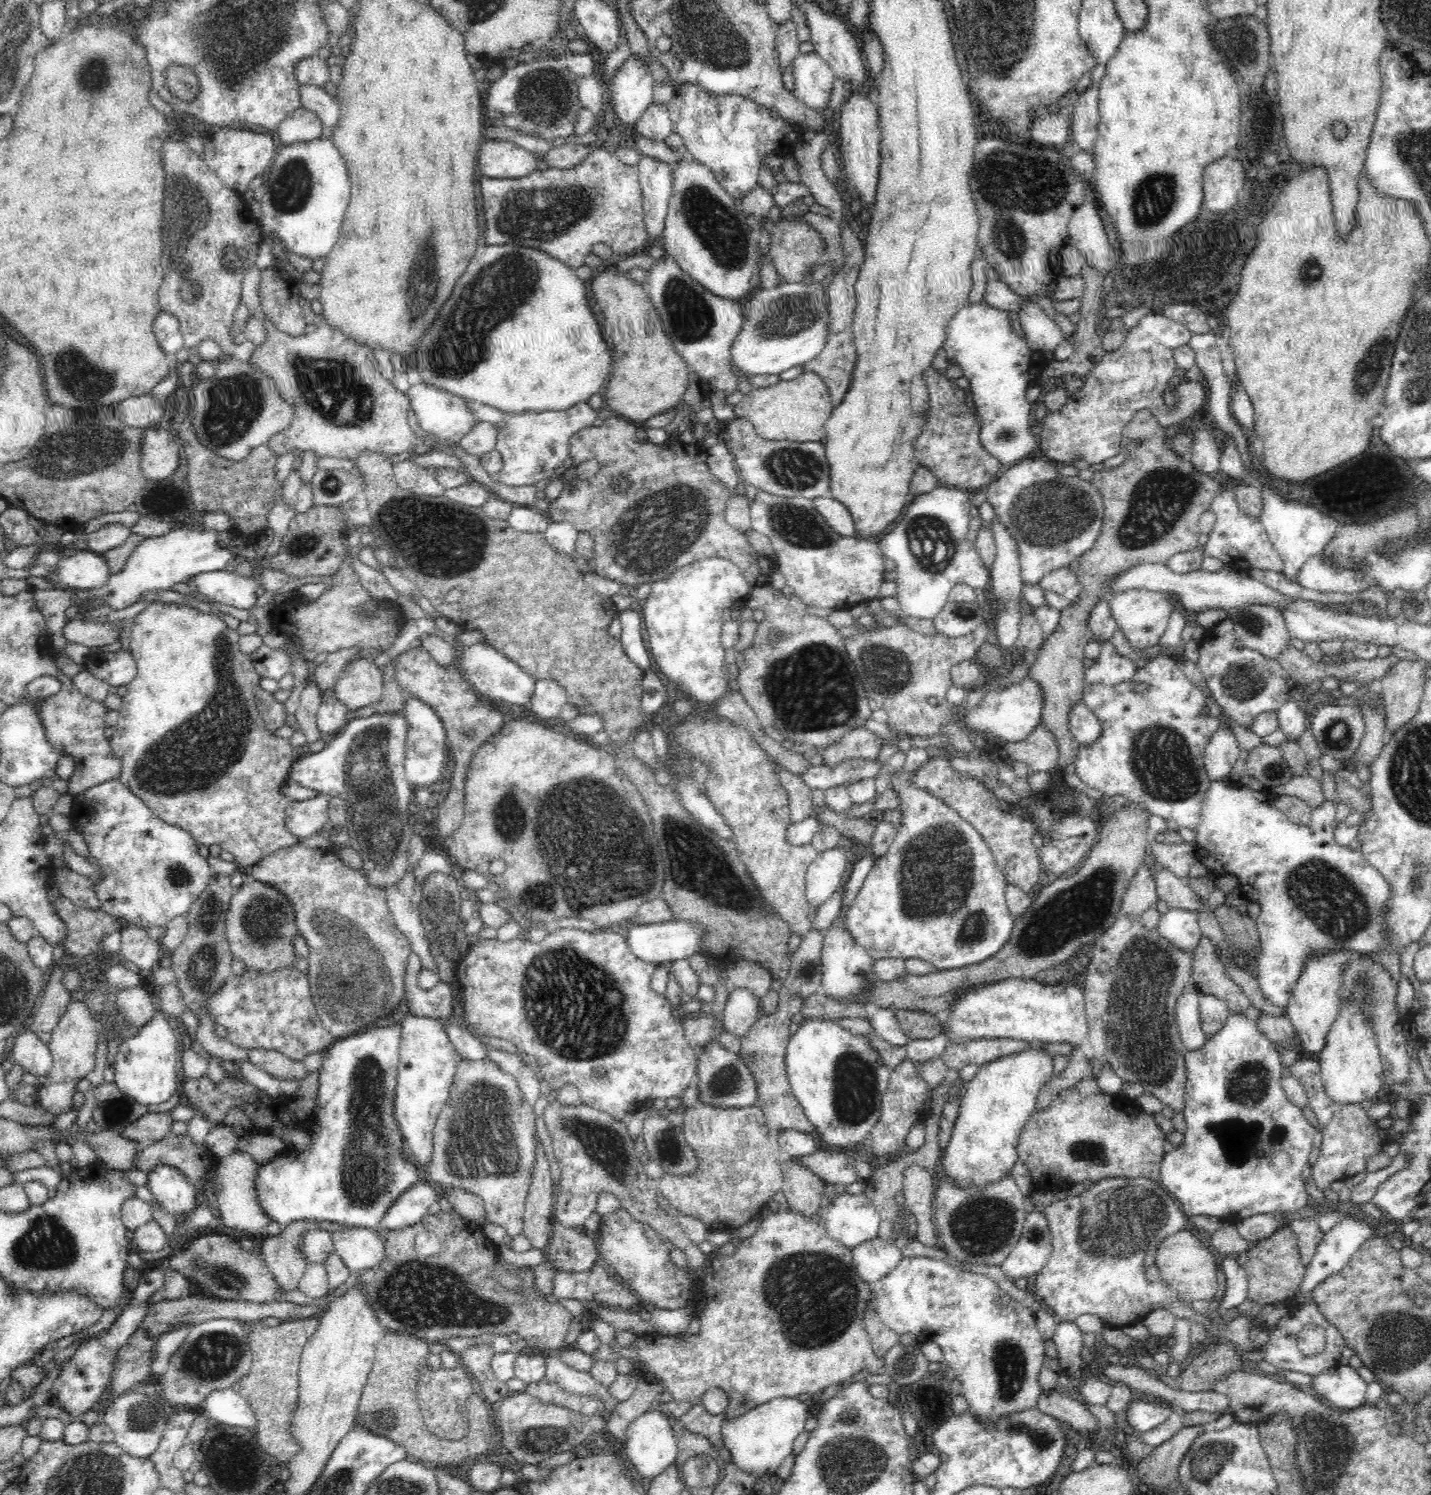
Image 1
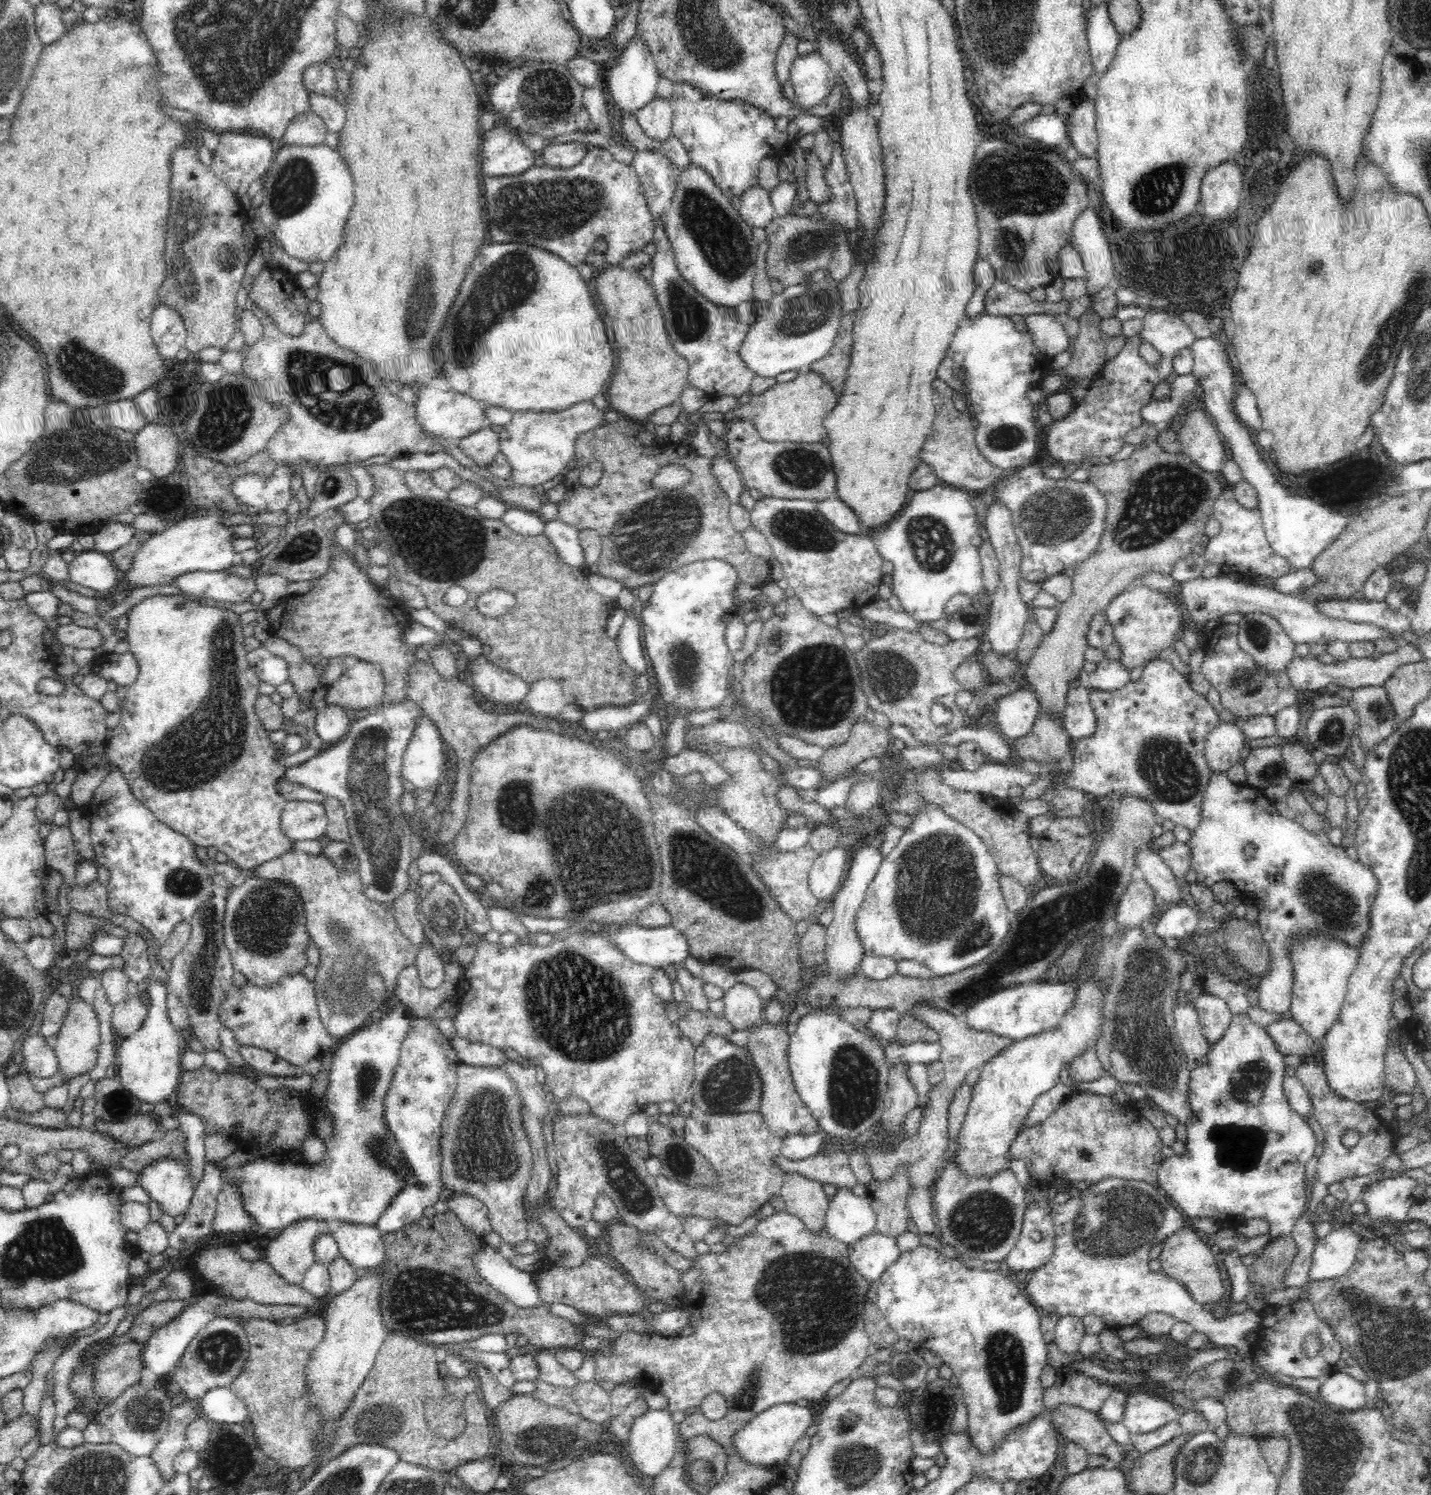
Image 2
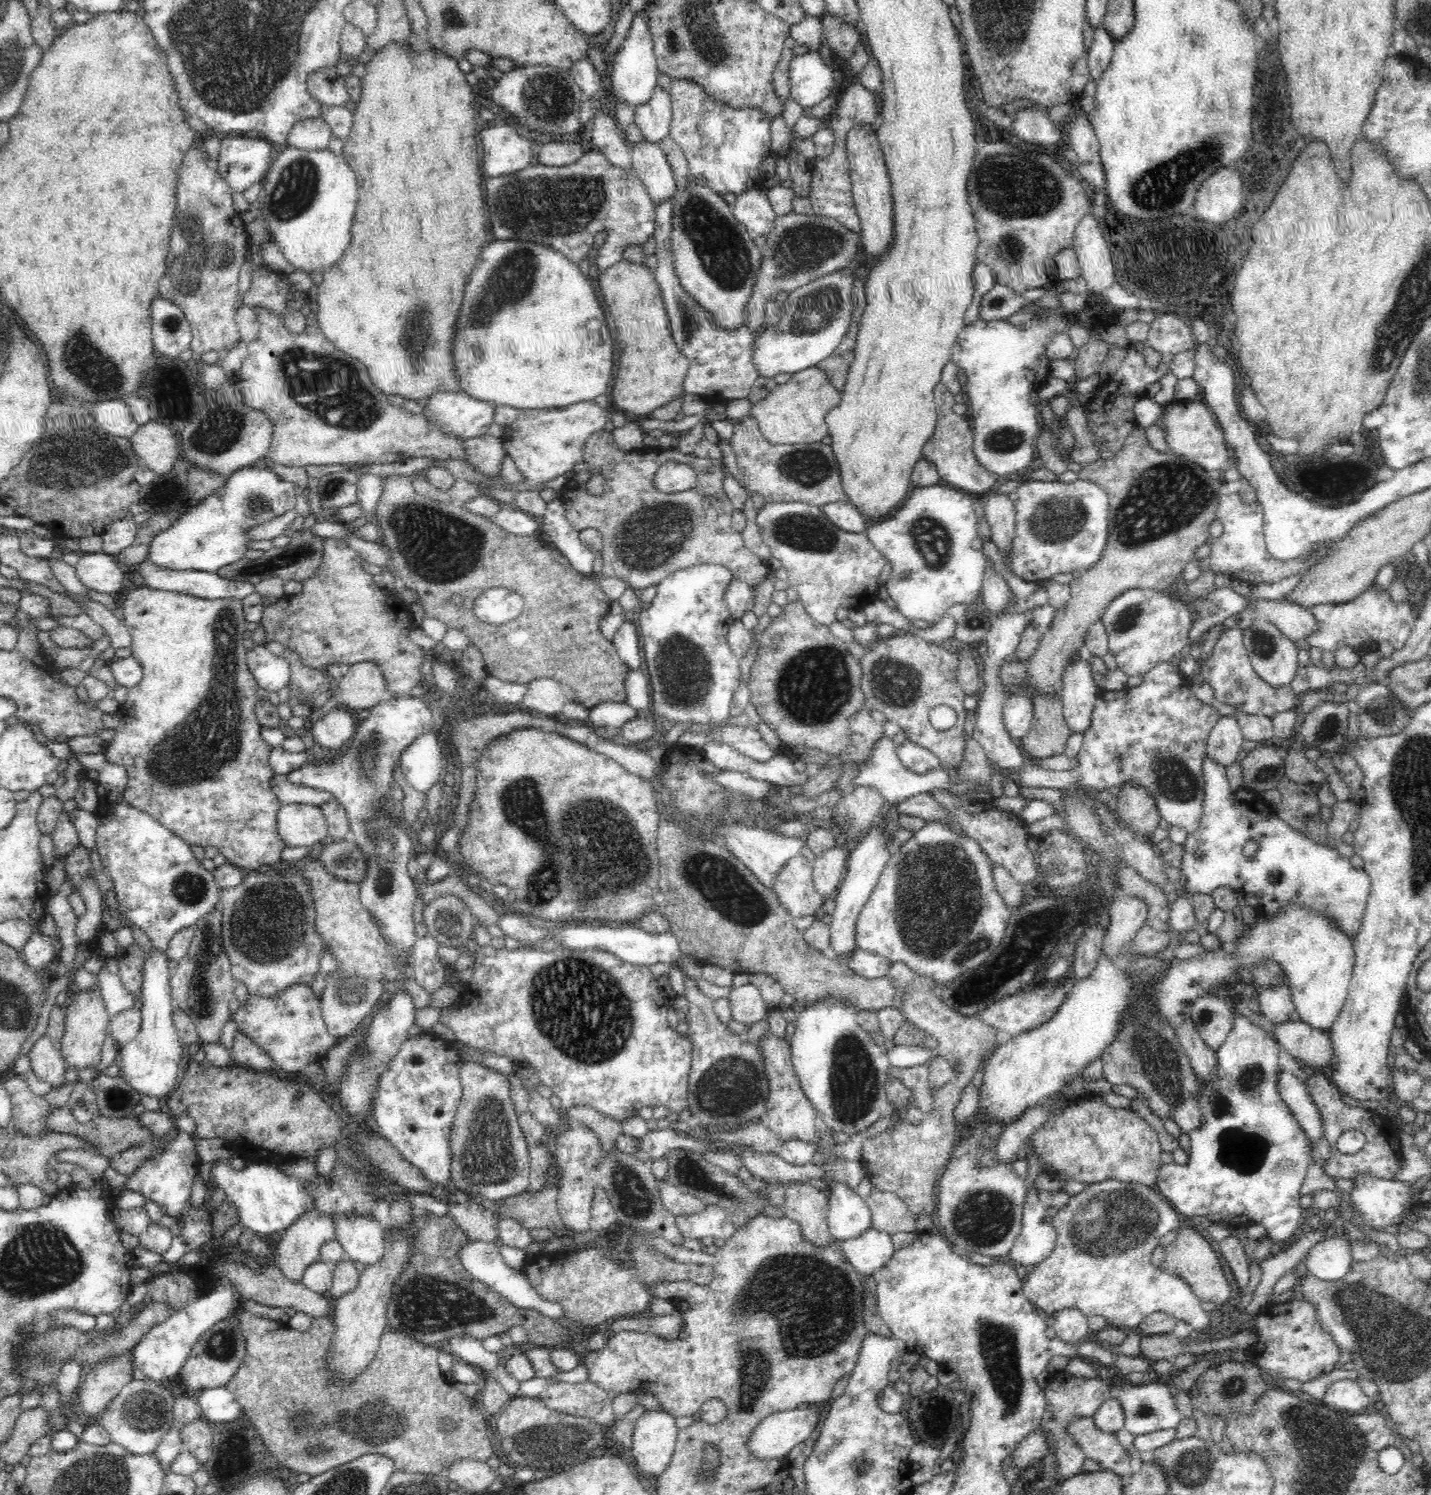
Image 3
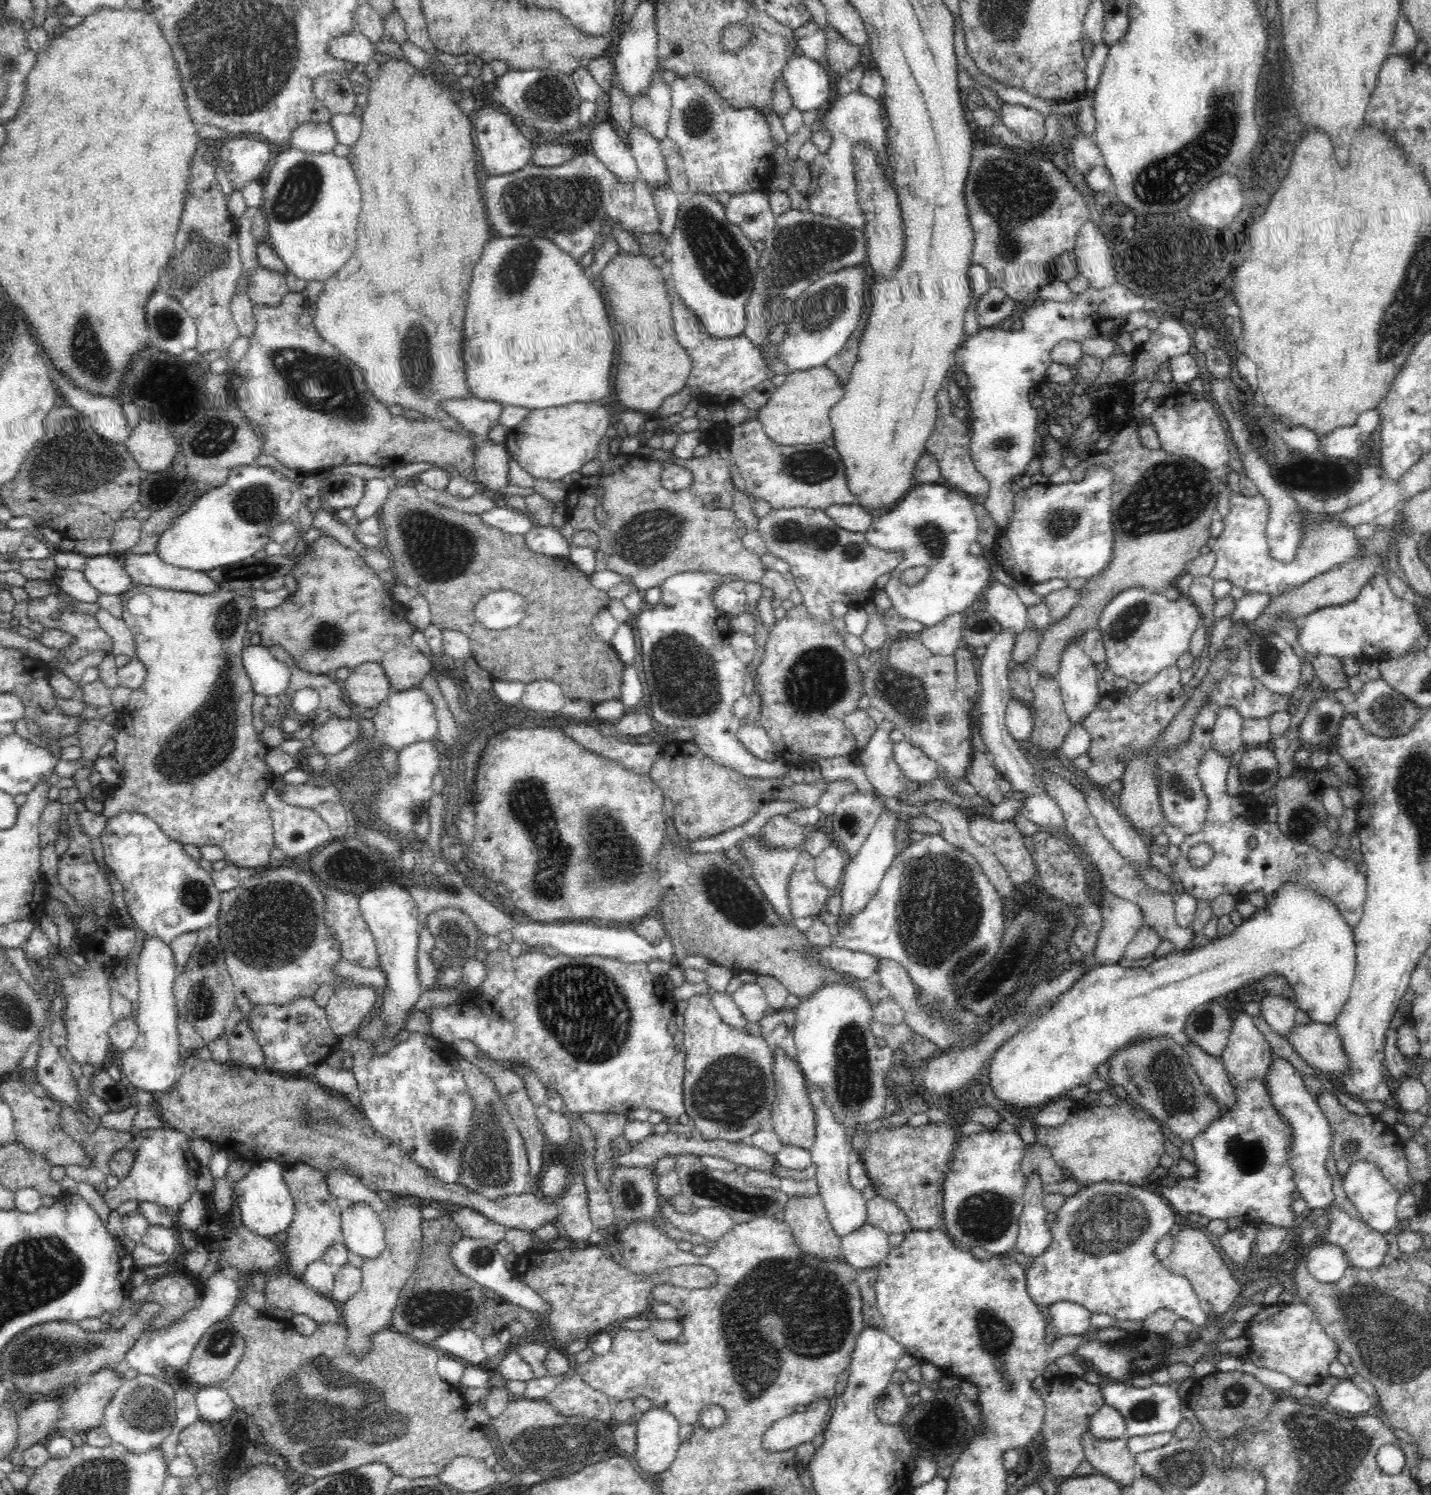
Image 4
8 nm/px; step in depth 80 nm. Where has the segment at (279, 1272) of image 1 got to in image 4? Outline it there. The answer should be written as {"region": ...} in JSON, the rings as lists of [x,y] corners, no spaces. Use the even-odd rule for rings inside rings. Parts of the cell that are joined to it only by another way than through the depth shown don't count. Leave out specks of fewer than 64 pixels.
{"region":[[[296,1163],[282,1168],[288,1186],[292,1186],[292,1194],[296,1194],[296,1216],[286,1230],[286,1254],[288,1254],[288,1270],[294,1276],[302,1277],[306,1268],[319,1260],[328,1248],[342,1241],[341,1207],[339,1199],[332,1196],[328,1189],[325,1174],[307,1163]]]}

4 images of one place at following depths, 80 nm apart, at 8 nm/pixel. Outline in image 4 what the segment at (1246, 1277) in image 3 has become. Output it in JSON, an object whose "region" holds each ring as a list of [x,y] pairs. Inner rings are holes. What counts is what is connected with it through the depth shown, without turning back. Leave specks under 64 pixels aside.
{"region":[[[1246,1224],[1241,1230],[1228,1229],[1220,1236],[1222,1250],[1239,1265],[1241,1270],[1246,1270],[1245,1264],[1248,1262],[1256,1236],[1258,1236],[1257,1226],[1252,1227]]]}

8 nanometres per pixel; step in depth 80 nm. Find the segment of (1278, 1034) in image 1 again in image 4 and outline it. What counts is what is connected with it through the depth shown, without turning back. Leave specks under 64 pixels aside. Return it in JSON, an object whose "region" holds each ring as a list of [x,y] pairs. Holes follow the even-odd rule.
{"region":[[[1320,1022],[1296,1024],[1290,1030],[1290,1036],[1286,1041],[1294,1047],[1294,1051],[1300,1055],[1300,1058],[1323,1073],[1332,1072],[1340,1076],[1348,1067],[1348,1055],[1341,1048],[1340,1035],[1334,1023],[1331,1025],[1320,1024]]]}

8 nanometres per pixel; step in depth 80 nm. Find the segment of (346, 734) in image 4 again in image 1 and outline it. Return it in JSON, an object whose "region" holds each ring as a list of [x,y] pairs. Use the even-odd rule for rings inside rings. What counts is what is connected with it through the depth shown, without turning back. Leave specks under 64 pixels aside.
{"region":[[[334,695],[322,702],[317,712],[317,726],[322,739],[328,743],[335,738],[348,724],[348,708]]]}

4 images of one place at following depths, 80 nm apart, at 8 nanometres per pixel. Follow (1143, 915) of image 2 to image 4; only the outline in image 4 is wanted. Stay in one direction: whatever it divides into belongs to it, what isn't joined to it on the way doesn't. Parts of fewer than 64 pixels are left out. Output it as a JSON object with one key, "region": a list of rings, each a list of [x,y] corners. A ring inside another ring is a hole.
{"region":[[[1070,842],[1067,844],[1071,846],[1074,855],[1080,859],[1080,863],[1082,863],[1082,867],[1084,867],[1084,871],[1086,871],[1086,876],[1088,876],[1088,886],[1092,898],[1096,901],[1101,910],[1102,928],[1100,928],[1096,946],[1094,946],[1095,964],[1116,964],[1117,961],[1123,957],[1126,947],[1132,942],[1138,929],[1143,925],[1142,909],[1137,904],[1134,904],[1134,902],[1116,896],[1104,886],[1103,876],[1096,872],[1097,868],[1092,867],[1093,861],[1091,858],[1087,854],[1084,854],[1085,852],[1082,852],[1082,849],[1078,850],[1078,848],[1081,847],[1080,845],[1070,844]]]}

